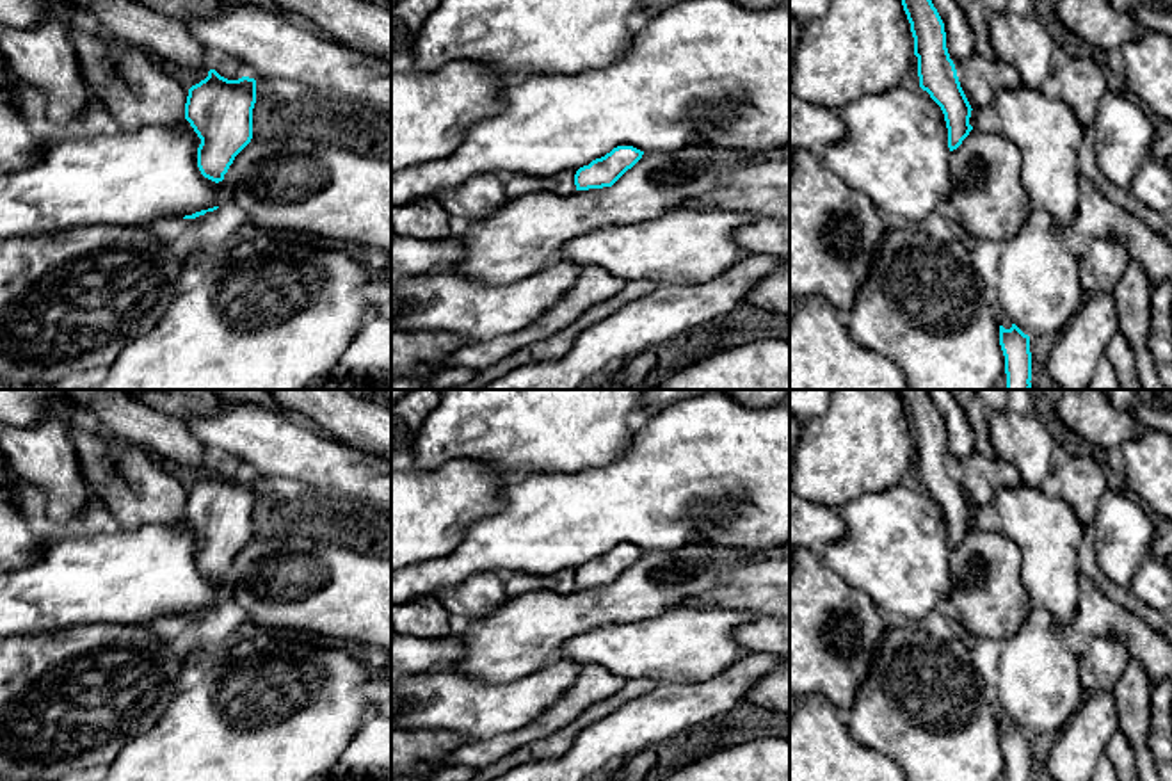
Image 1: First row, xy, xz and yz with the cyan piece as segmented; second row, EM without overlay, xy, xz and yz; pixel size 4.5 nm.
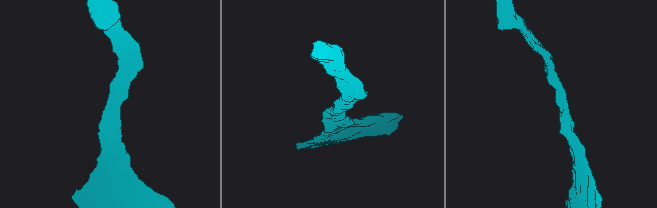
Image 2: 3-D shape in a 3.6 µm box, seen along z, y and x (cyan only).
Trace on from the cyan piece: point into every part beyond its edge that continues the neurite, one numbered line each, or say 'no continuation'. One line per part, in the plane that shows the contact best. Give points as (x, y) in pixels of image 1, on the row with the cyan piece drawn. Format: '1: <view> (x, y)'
no continuation

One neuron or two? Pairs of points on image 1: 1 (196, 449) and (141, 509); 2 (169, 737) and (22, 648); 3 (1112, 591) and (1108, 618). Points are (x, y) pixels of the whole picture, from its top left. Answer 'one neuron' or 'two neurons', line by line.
1: two neurons
2: two neurons
3: two neurons

